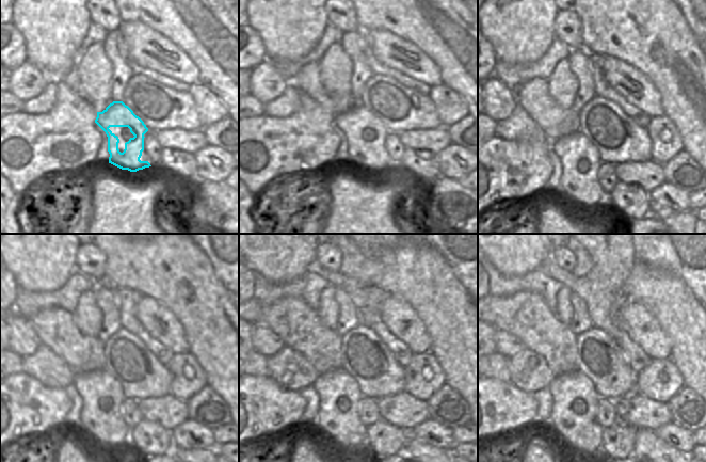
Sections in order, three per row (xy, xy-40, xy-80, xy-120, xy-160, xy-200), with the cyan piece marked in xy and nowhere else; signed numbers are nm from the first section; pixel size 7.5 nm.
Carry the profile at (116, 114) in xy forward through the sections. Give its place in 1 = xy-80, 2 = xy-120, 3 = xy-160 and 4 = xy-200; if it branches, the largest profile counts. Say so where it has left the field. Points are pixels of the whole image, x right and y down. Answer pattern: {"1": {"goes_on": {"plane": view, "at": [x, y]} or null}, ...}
{"1": {"goes_on": {"plane": "xy-80", "at": [580, 160]}}, "2": {"goes_on": {"plane": "xy-120", "at": [100, 418]}}, "3": {"goes_on": {"plane": "xy-160", "at": [338, 416]}}, "4": {"goes_on": {"plane": "xy-200", "at": [573, 417]}}}

